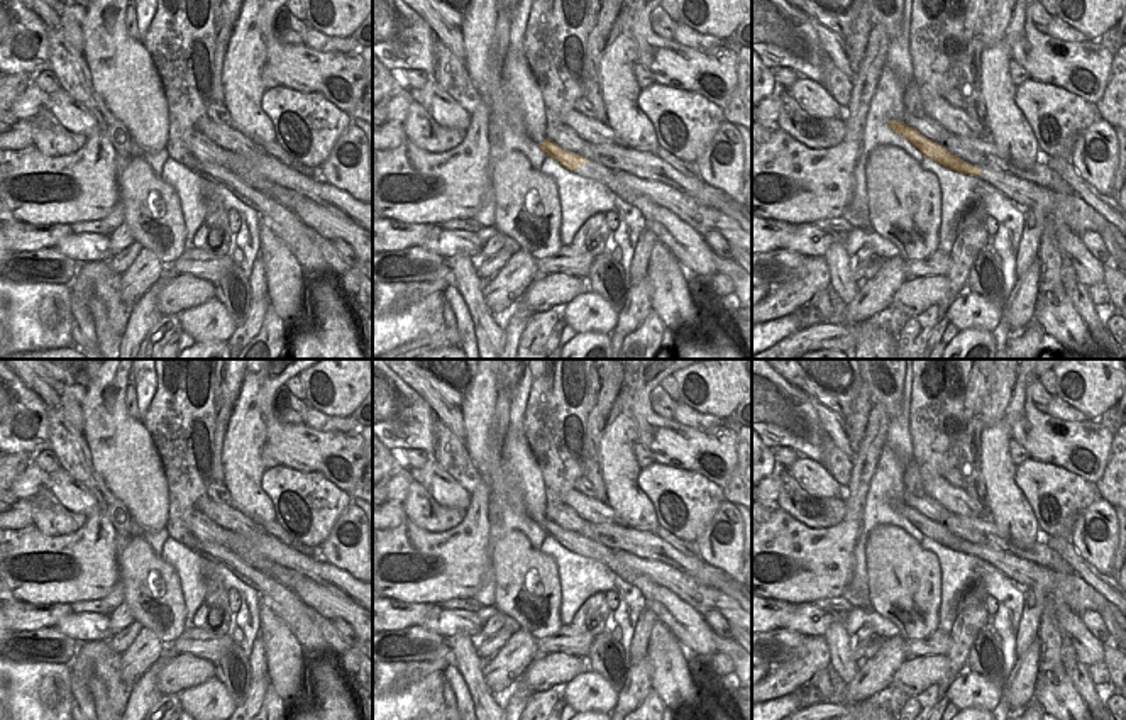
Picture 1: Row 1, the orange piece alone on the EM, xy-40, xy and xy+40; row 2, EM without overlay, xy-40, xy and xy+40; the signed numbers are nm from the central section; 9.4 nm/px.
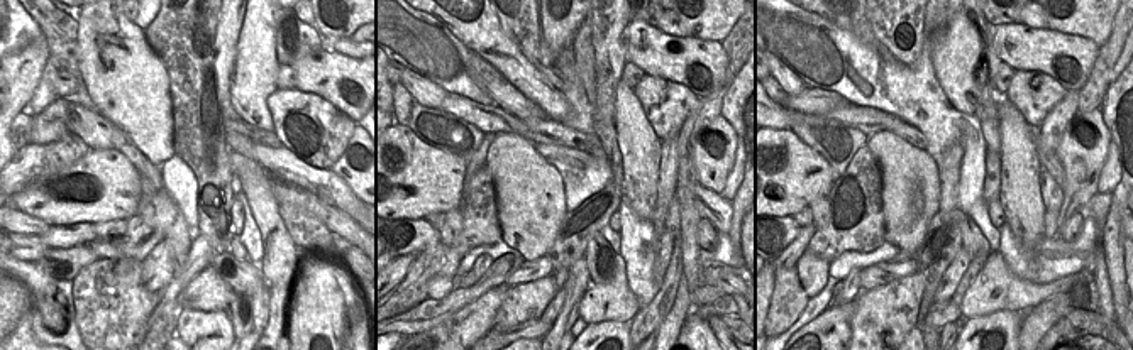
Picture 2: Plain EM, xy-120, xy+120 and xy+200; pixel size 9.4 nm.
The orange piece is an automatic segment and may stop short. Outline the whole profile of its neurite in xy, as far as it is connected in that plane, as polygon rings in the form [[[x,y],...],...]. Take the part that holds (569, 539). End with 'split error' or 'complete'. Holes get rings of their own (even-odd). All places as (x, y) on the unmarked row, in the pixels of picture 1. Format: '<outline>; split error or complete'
[[[547,517],[538,525],[547,532],[547,535],[554,537],[571,552],[608,566],[623,581],[638,588],[645,598],[645,606],[650,608],[655,617],[674,634],[679,644],[698,656],[703,664],[713,666],[711,656],[716,654],[713,630],[704,622],[703,615],[699,615],[693,606],[667,588],[621,564],[611,554],[611,549],[576,532],[566,530]]]; split error

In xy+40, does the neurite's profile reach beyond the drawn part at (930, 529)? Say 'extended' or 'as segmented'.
as segmented

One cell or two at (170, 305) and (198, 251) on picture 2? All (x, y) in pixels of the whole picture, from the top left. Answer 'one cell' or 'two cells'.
one cell

